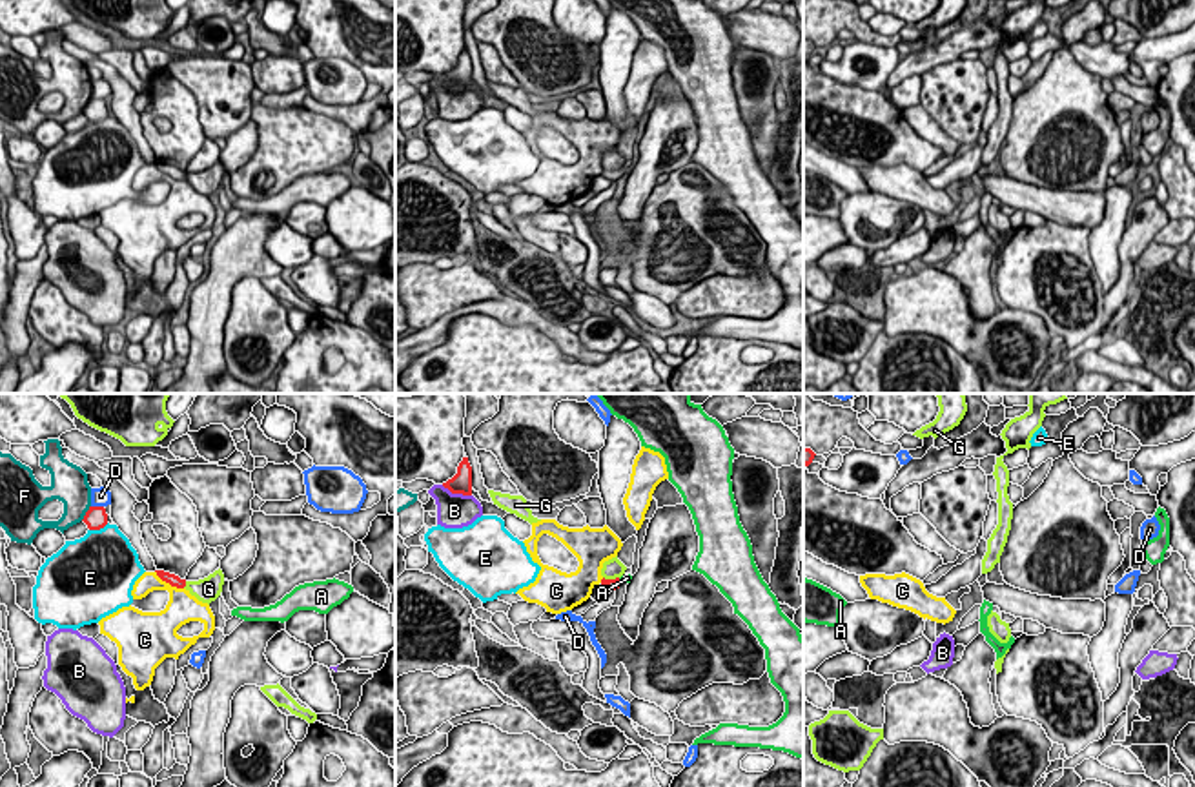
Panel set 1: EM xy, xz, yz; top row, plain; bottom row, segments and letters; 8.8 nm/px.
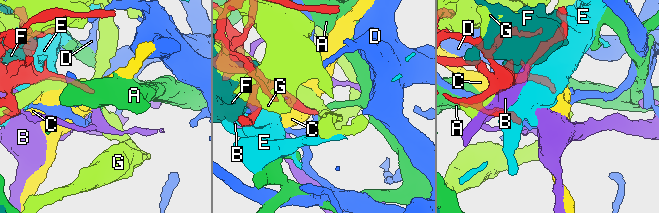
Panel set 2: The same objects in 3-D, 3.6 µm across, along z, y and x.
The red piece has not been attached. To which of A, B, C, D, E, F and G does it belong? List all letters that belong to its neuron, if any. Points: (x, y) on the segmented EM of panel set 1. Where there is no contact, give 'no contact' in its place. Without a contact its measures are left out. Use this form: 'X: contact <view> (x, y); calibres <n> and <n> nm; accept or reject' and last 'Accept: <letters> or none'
A: contact xz (622, 582); calibres 100 and 60 nm; accept
B: contact xz (456, 492); calibres 190 and 320 nm; reject
C: contact xy (168, 582); calibres 100 and 240 nm; reject
D: contact xy (97, 507); calibres 200 and 160 nm; reject
E: contact xy (99, 529); calibres 200 and 480 nm; reject
F: contact xy (86, 512); calibres 200 and 300 nm; reject
G: contact xy (184, 585); calibres 100 and 220 nm; reject
Accept: A

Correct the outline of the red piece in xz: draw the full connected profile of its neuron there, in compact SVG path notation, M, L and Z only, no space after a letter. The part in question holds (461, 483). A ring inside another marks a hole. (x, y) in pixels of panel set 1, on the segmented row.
M463 457L457 466L457 474L443 483L443 486L448 488L452 494L472 496L472 466L468 463L468 457Z

